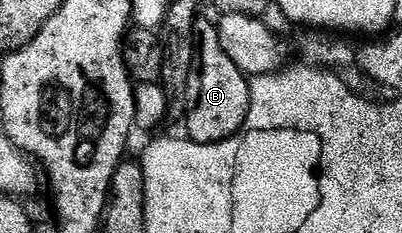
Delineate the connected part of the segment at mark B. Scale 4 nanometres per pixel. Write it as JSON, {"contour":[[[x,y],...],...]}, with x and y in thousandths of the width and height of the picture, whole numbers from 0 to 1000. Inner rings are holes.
{"contour":[[[495,86],[483,124],[483,270],[463,382],[463,558],[470,605],[515,627],[555,609],[602,554],[622,459],[622,335],[577,275],[557,189],[547,189],[542,116],[530,90]]]}

